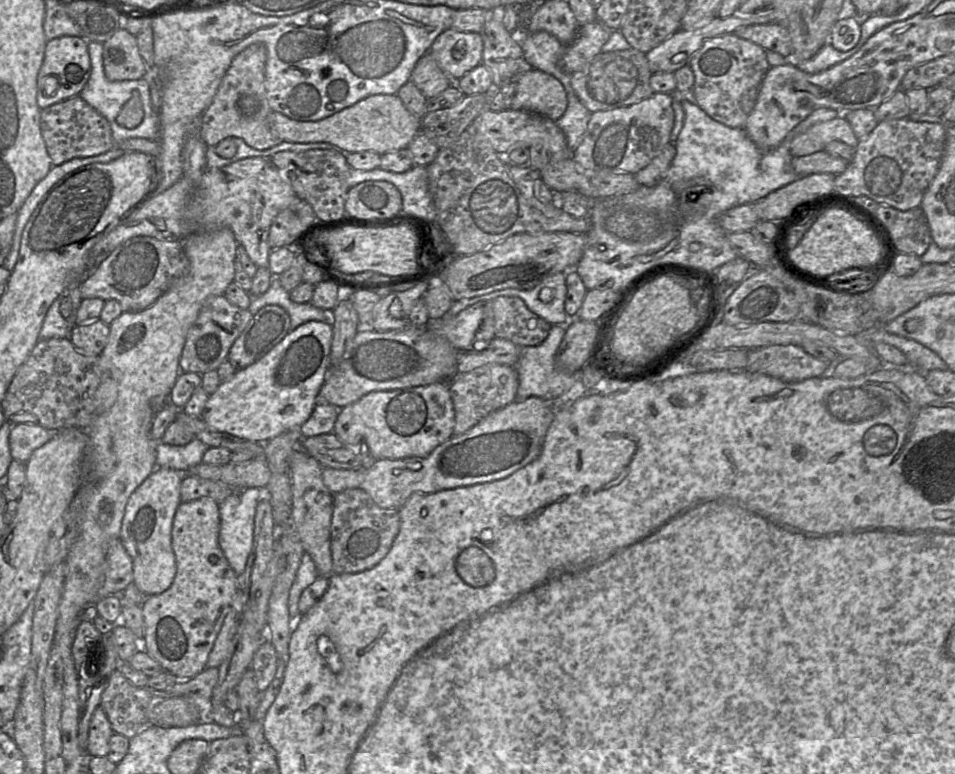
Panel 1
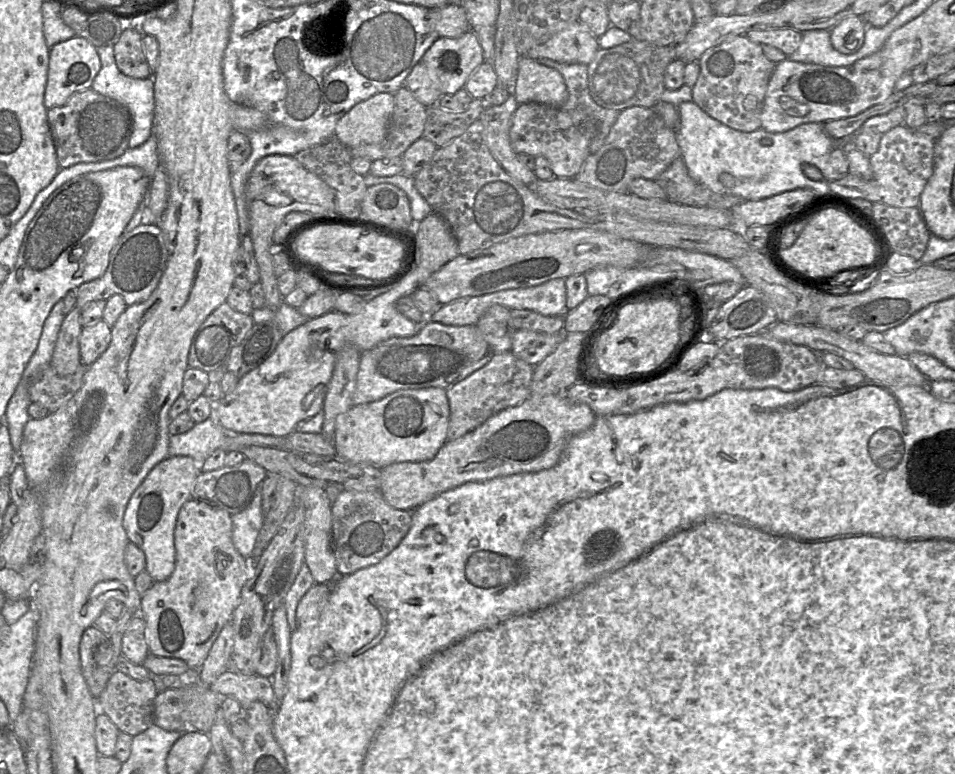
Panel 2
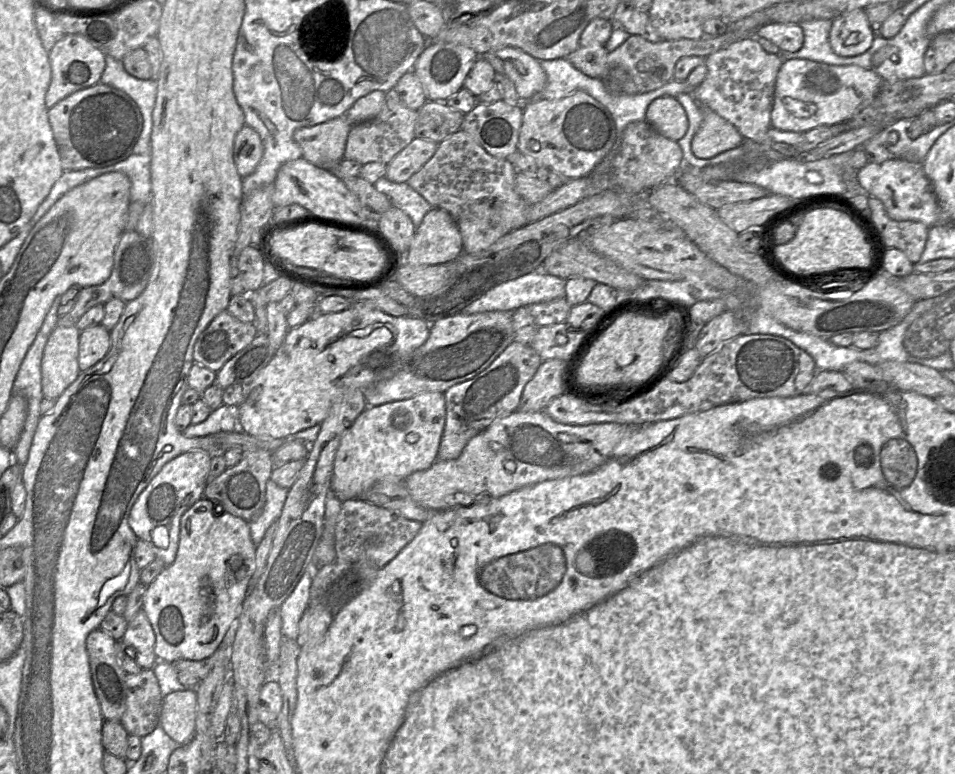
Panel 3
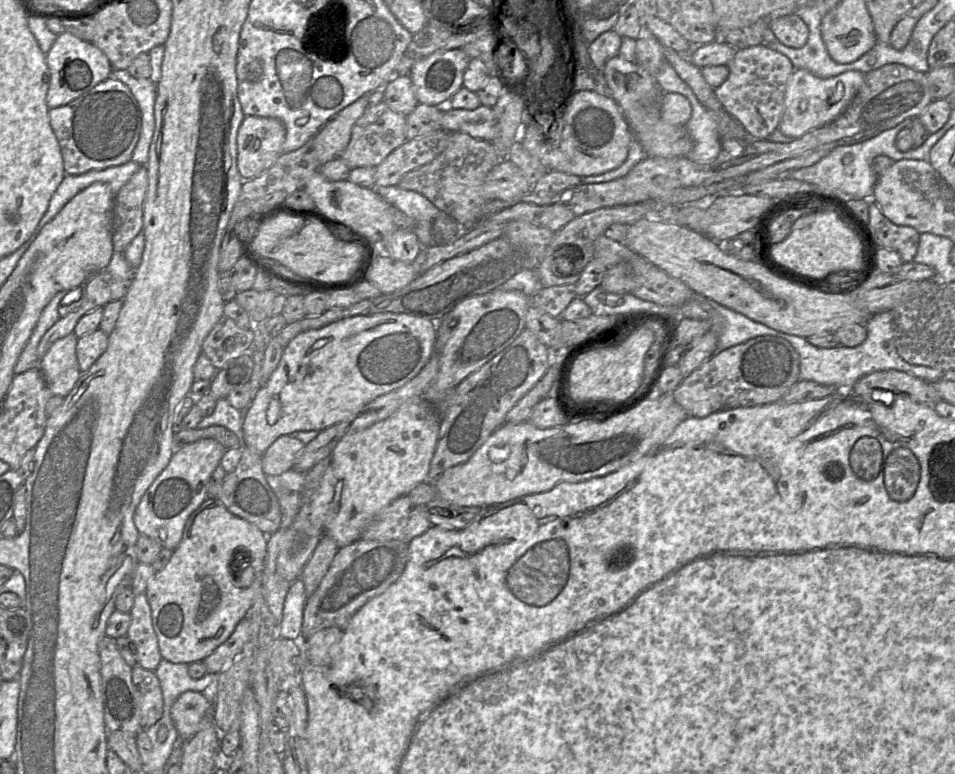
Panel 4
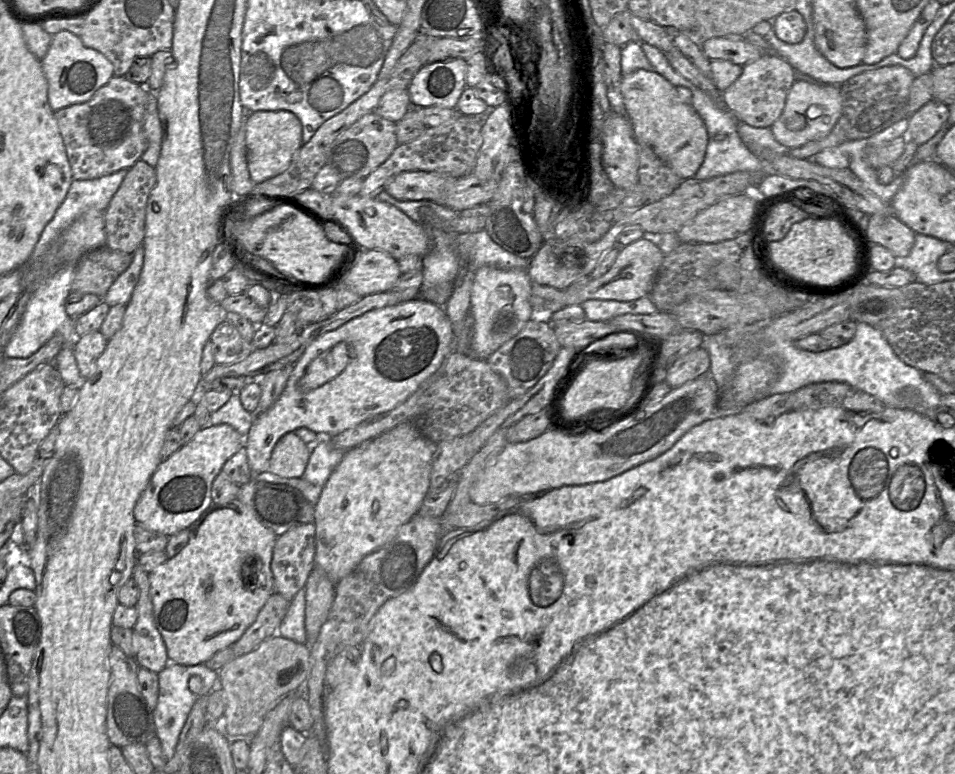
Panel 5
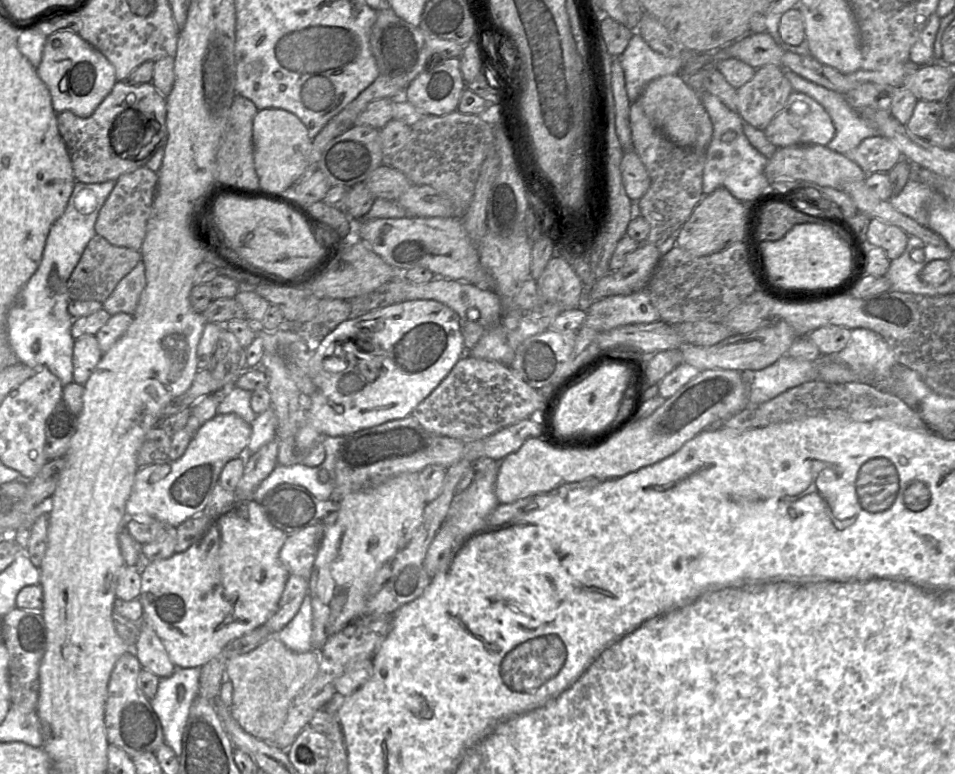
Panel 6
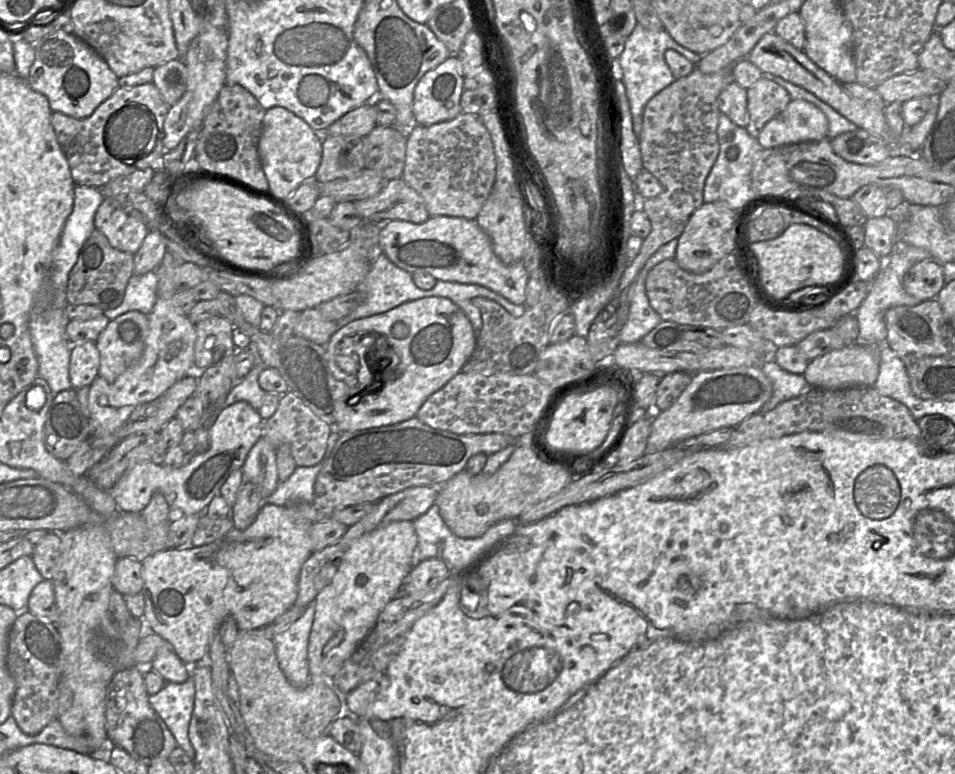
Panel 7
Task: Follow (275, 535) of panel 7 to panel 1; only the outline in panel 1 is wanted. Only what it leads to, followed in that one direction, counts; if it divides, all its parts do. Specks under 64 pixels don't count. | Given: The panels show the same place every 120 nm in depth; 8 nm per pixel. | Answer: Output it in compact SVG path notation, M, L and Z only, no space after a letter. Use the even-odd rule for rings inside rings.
M201 497L180 503L172 525L172 547L177 565L174 581L166 591L147 596L142 604L145 635L141 641L141 649L177 680L191 679L206 668L209 654L239 589L239 576L219 545L220 524L219 503L212 498Z

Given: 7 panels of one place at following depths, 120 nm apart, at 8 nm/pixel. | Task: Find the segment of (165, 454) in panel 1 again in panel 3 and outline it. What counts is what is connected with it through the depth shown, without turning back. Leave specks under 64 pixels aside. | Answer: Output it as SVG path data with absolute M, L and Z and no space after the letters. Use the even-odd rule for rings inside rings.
M222 404L217 409L211 411L203 422L190 424L182 434L187 438L194 438L219 432L242 432L238 429L237 406Z

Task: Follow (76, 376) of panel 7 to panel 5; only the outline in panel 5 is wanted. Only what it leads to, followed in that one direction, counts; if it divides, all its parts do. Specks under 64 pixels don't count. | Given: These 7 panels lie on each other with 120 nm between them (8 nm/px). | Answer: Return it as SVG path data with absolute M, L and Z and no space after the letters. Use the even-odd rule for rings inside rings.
M99 330L88 332L77 338L73 349L79 372L83 378L93 375L96 361L105 350L107 341Z

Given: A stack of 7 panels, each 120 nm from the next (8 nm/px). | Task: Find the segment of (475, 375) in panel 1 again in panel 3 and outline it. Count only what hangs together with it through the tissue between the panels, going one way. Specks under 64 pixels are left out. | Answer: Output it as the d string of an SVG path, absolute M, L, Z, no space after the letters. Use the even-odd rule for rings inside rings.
M513 341L486 369L446 390L446 420L437 460L457 459L470 439L497 419L516 411L524 387L542 362L541 357L530 345Z

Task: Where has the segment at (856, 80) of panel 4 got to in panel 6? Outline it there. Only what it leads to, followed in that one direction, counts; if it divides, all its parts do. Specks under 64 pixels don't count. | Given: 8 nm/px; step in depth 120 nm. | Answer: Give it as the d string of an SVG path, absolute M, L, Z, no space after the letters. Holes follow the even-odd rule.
M793 91L780 113L778 113L764 130L769 142L777 148L792 146L827 146L835 135L832 118L814 99L806 94Z

